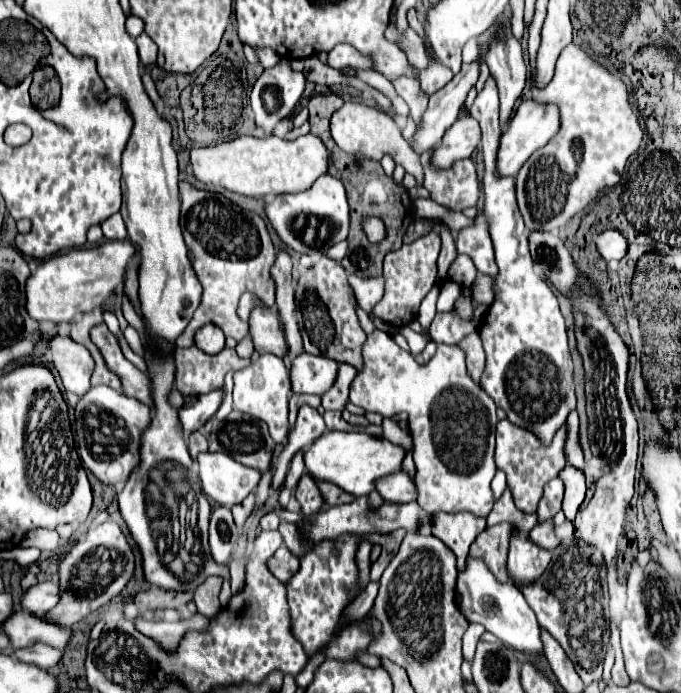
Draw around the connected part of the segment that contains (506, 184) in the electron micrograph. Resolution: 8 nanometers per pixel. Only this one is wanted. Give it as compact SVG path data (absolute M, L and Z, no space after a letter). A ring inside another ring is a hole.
M488 77L484 89L478 93L474 105L470 107L470 115L480 123L482 129L482 151L484 151L484 217L490 223L490 237L496 251L498 275L494 277L494 301L490 303L480 327L478 335L482 339L486 351L486 367L480 377L480 387L494 399L496 407L506 411L510 423L530 429L538 439L552 441L554 433L566 423L570 411L576 409L574 397L574 377L572 377L572 357L568 351L568 337L564 327L564 317L558 307L558 299L550 285L534 273L532 257L528 251L528 237L524 233L524 221L516 207L514 179L496 175L496 151L500 143L500 125L498 125L498 87L494 79Z

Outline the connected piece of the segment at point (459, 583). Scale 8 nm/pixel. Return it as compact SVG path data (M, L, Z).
M468 555L464 571L458 571L458 577L456 577L456 591L462 597L460 611L464 613L464 617L468 621L482 623L486 627L486 631L494 633L500 641L504 641L512 649L524 651L532 657L542 653L540 625L538 625L538 619L536 619L534 611L526 603L522 591L518 587L514 587L510 581L500 583L490 573L490 569L486 567L486 563L480 557Z

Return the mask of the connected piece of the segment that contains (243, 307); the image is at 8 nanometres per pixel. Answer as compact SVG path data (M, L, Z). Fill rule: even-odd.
M244 293L238 301L238 317L242 321L248 321L250 311L256 307L265 307L265 305L254 293Z

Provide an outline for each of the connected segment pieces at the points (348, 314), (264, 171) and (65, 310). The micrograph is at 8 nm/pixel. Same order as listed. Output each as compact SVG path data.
M322 255L306 275L300 277L296 289L296 311L298 311L298 327L304 341L304 351L312 355L330 357L340 363L350 363L356 369L362 367L362 343L366 341L366 333L362 331L356 317L356 299L352 289L346 283L346 271L340 263Z
M240 135L218 145L196 147L190 151L190 165L200 183L224 187L246 197L274 197L280 193L298 193L308 189L320 175L328 171L328 149L322 139L304 135L294 141L280 137L250 137Z
M106 241L90 249L70 249L38 265L26 281L26 311L36 321L70 323L78 313L100 307L118 287L124 285L128 259L136 253L130 241Z

